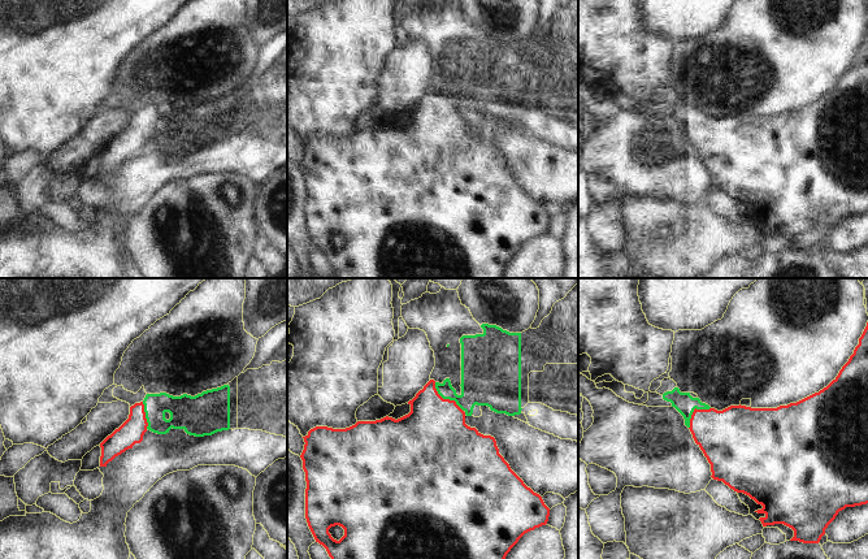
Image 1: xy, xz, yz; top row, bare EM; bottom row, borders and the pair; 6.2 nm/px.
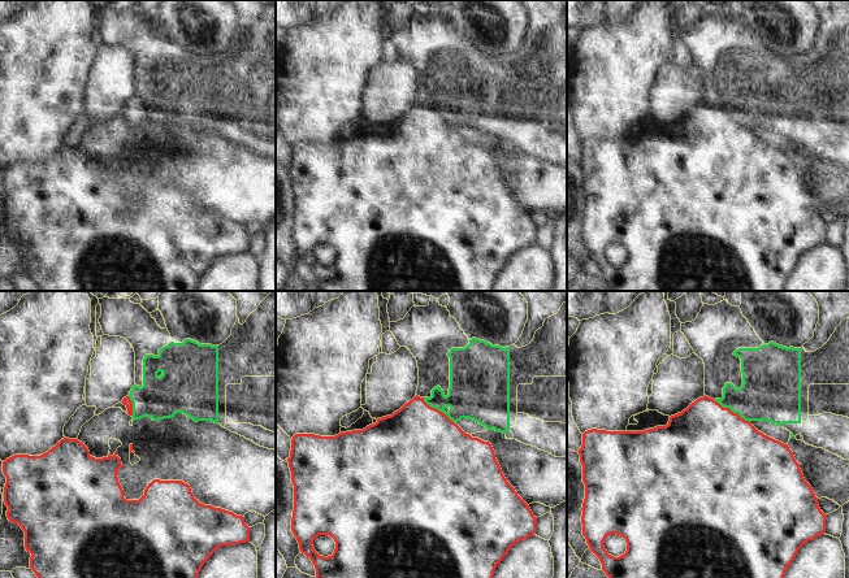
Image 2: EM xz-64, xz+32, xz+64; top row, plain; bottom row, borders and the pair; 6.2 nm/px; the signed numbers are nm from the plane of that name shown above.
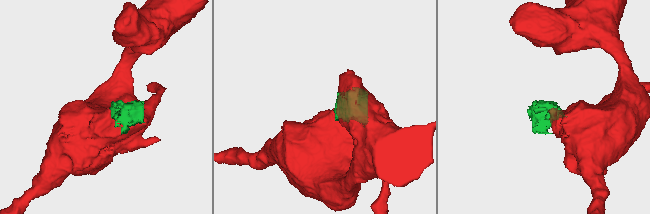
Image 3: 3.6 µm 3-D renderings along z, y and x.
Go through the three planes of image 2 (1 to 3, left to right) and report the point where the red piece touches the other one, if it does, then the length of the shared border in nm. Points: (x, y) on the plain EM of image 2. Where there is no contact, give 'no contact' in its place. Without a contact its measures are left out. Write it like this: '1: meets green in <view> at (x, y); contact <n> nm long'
1: meets green in xz-64 at (133, 116); contact 130 nm long
2: meets green in xz+32 at (438, 118); contact 260 nm long
3: meets green in xz+64 at (732, 120); contact 280 nm long

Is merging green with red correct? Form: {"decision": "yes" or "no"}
{"decision": "no"}

